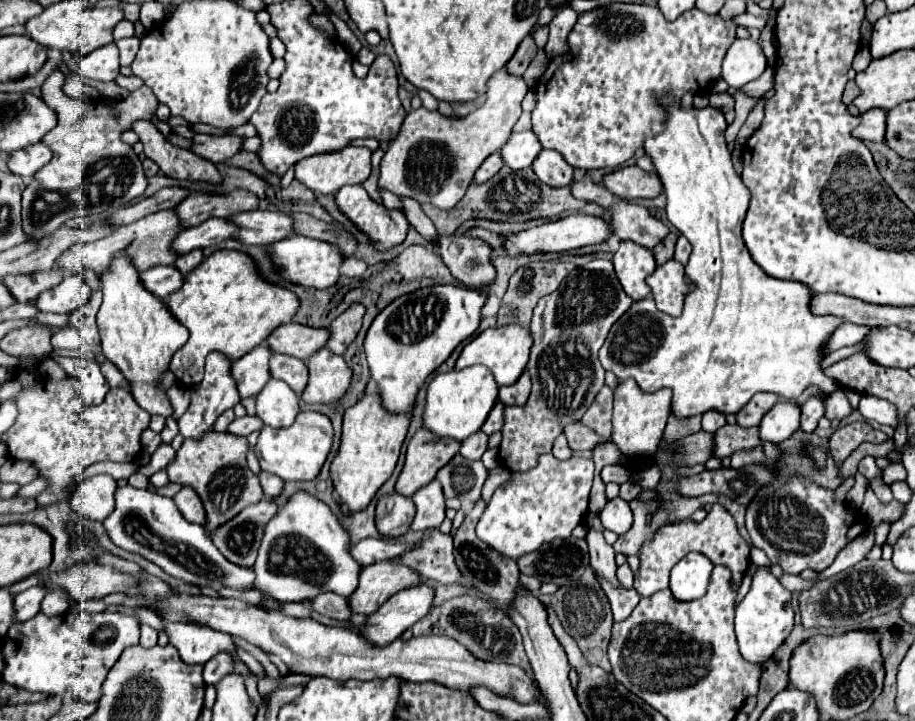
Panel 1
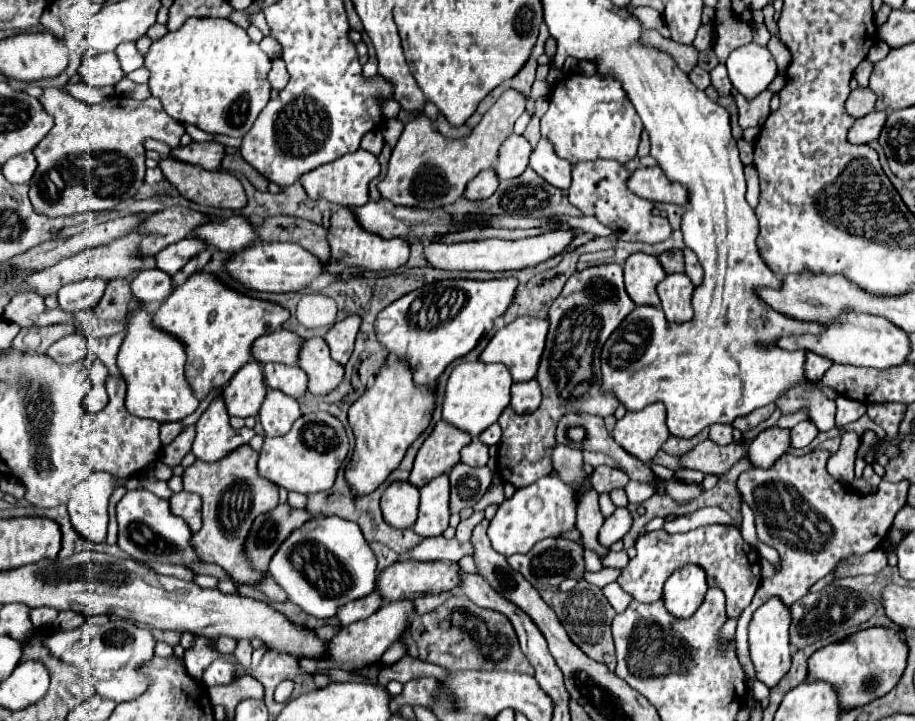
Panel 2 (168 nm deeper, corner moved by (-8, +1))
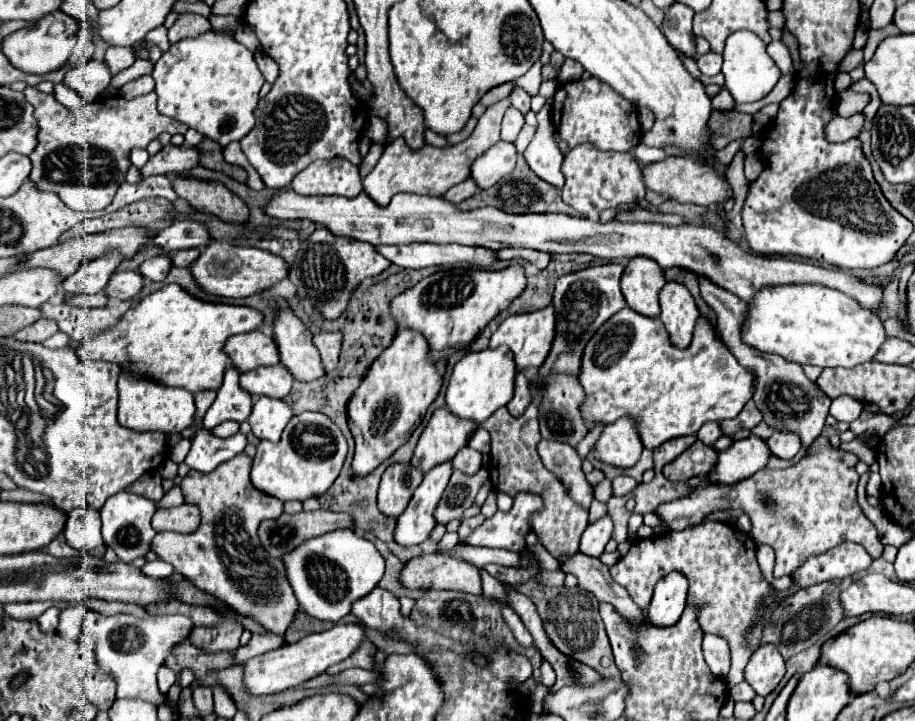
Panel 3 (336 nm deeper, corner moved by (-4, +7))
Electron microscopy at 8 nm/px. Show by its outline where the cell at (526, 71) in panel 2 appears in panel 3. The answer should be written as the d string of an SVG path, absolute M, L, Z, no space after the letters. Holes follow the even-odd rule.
M515 87L515 89L513 89L513 93L509 95L509 99L511 99L511 105L513 105L513 107L517 107L521 113L527 113L527 111L529 111L531 97L529 97L529 93L527 93L525 89Z

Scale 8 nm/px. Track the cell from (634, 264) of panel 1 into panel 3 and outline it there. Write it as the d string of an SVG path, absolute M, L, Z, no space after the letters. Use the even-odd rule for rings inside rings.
M633 257L621 277L621 289L627 305L647 317L659 315L659 291L665 283L663 269L647 257Z

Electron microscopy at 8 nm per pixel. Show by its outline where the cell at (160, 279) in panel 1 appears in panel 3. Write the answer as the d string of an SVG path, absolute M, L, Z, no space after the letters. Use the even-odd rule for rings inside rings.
M139 271L115 273L115 275L111 275L111 279L107 283L107 295L127 301L127 299L133 299L135 295L139 295L143 285L145 285L145 277Z

